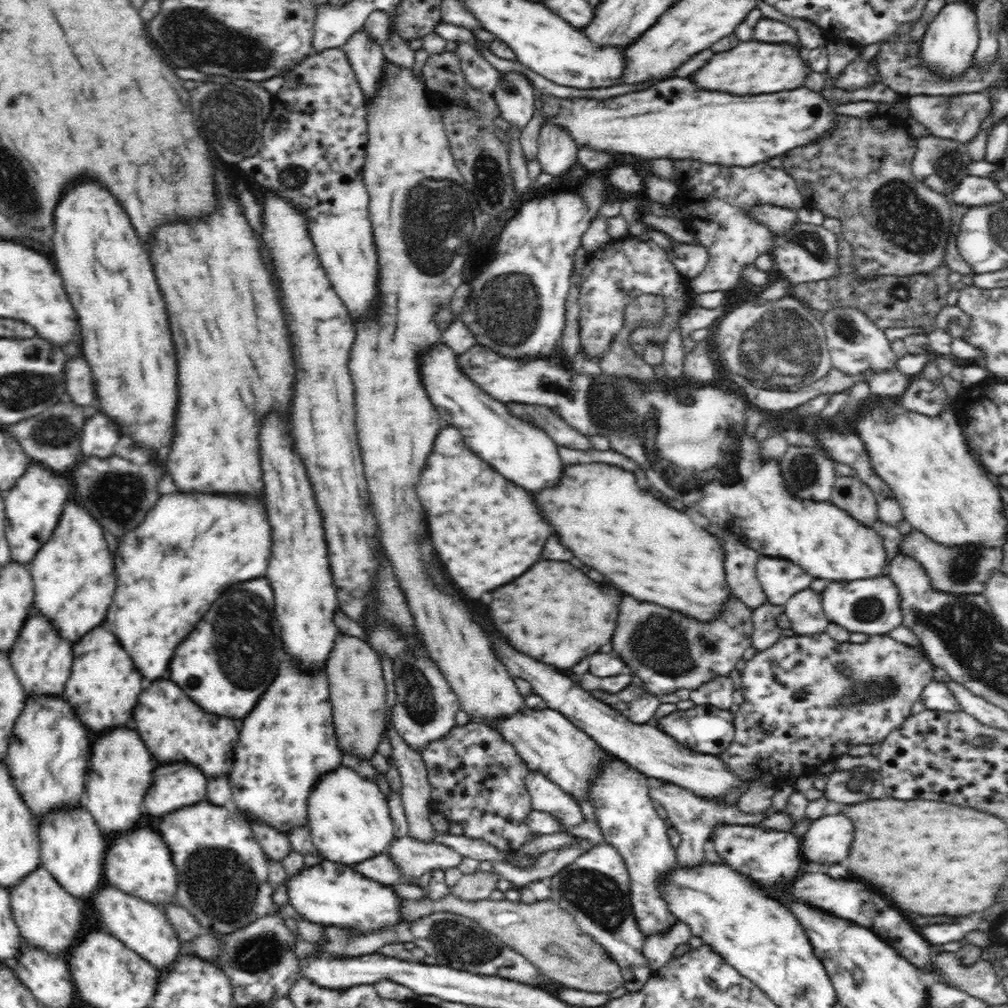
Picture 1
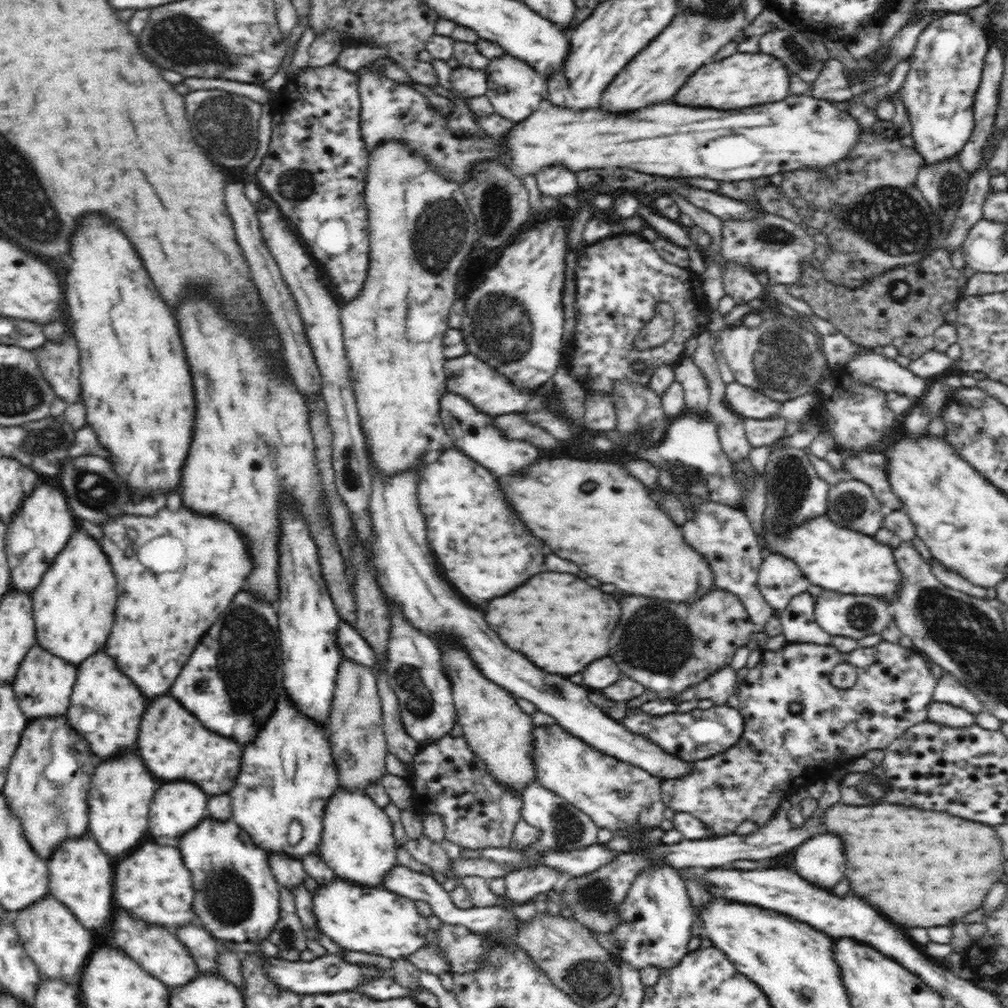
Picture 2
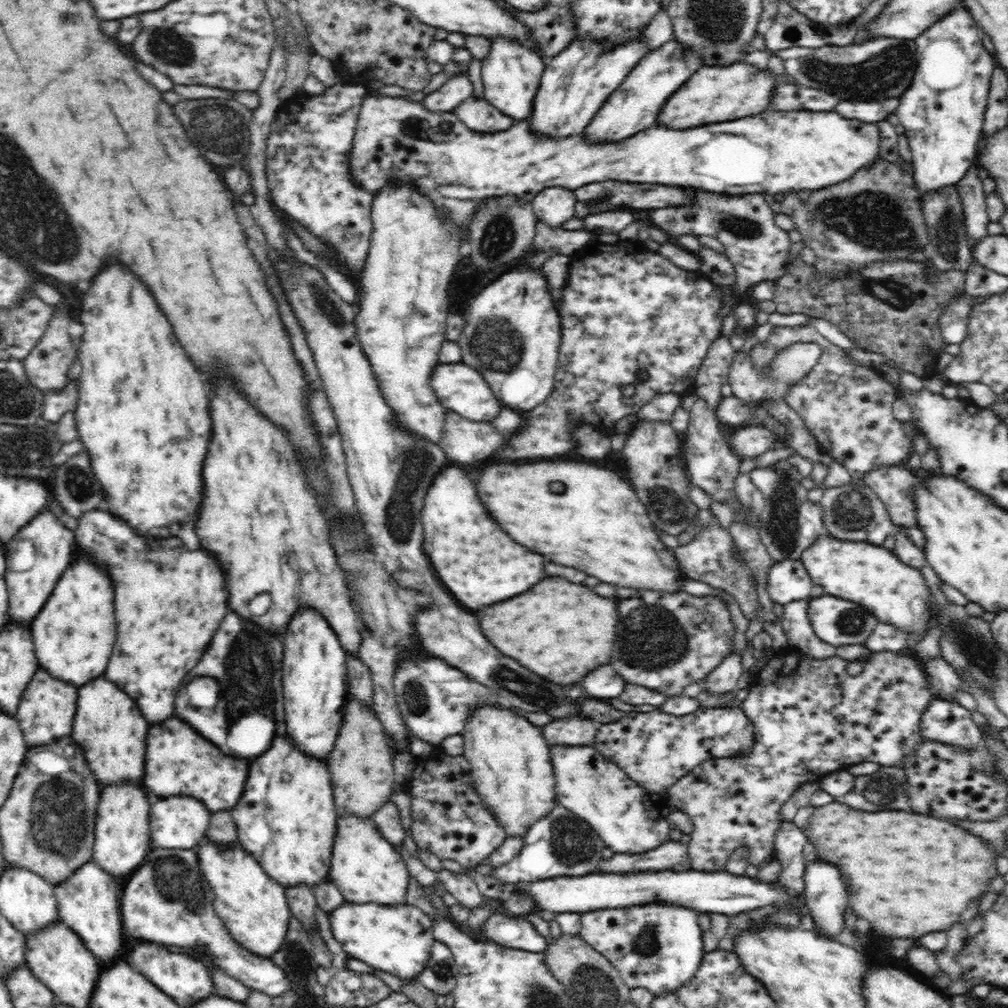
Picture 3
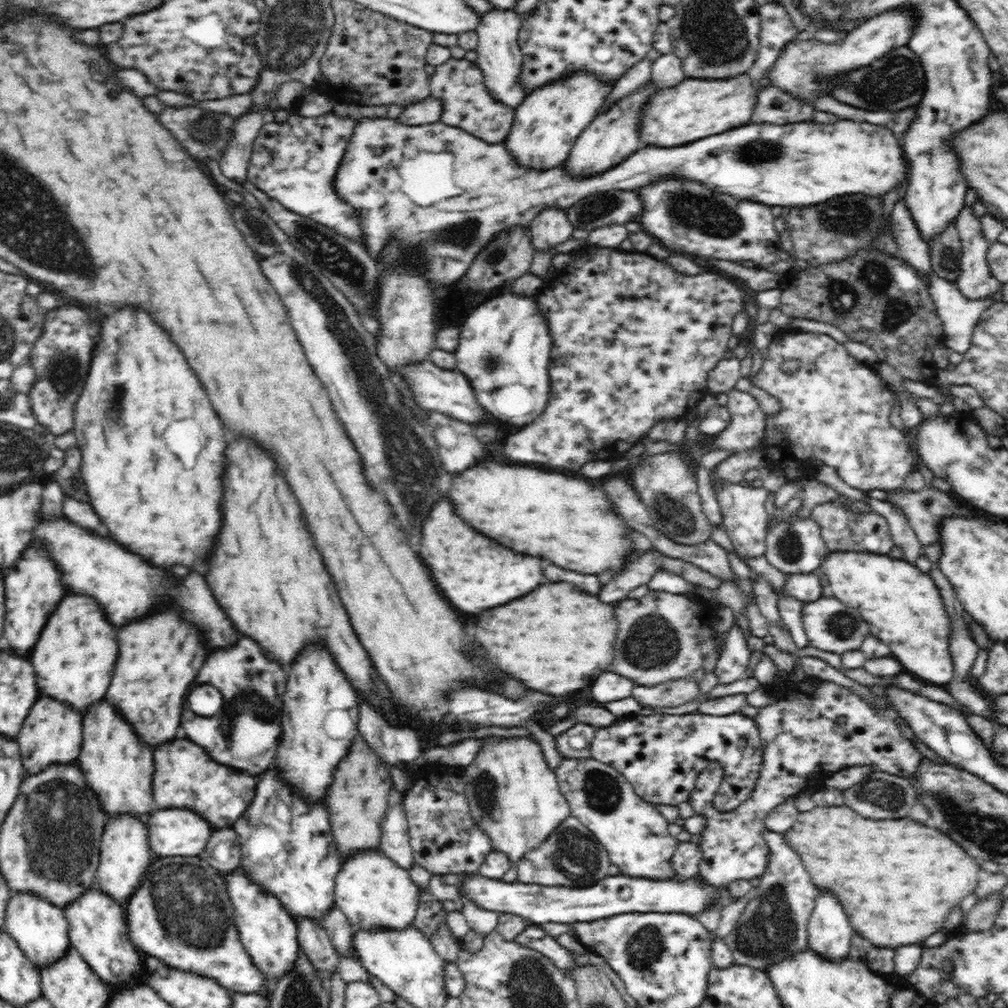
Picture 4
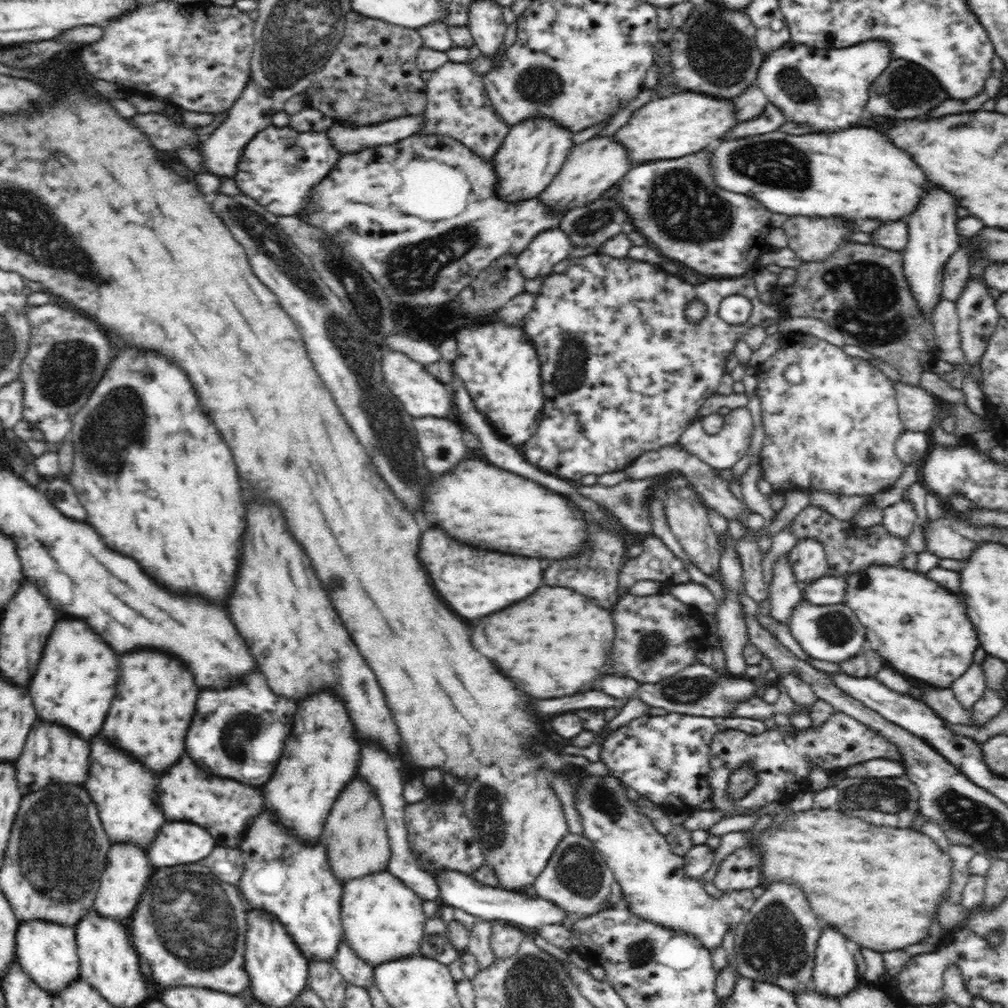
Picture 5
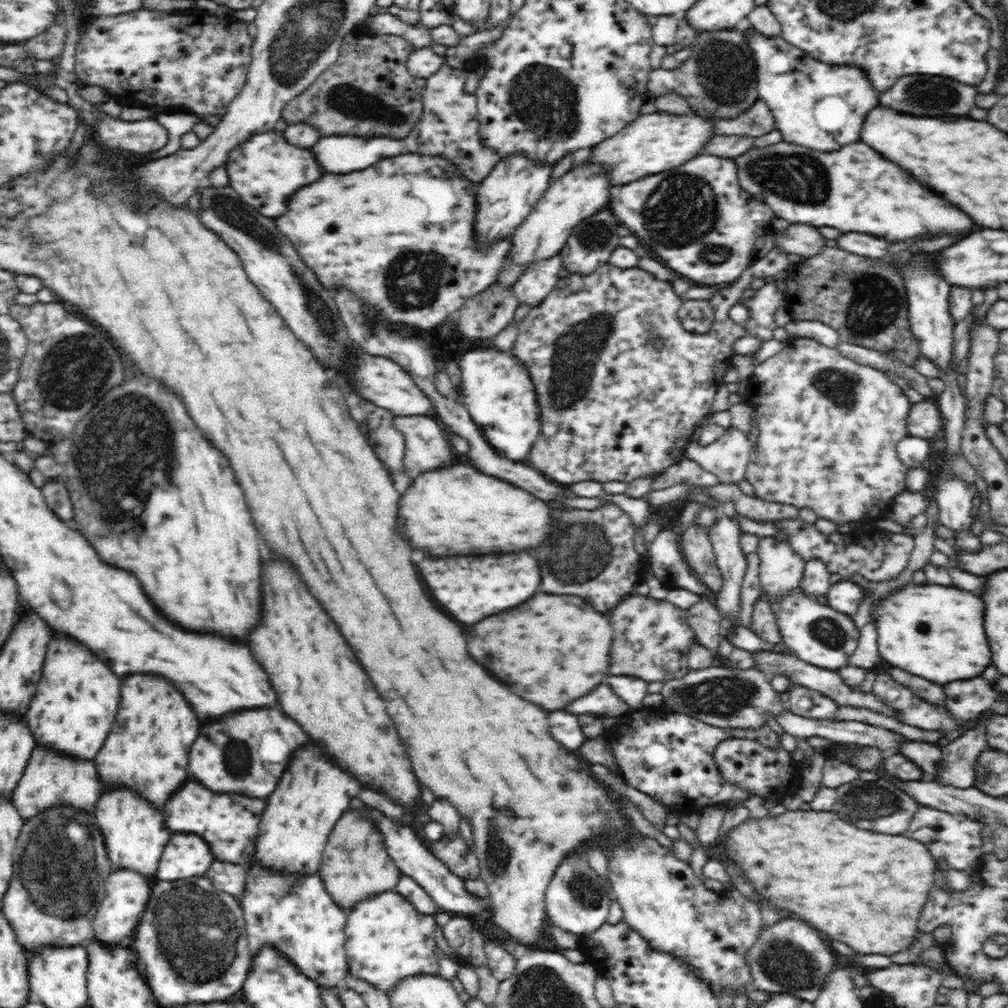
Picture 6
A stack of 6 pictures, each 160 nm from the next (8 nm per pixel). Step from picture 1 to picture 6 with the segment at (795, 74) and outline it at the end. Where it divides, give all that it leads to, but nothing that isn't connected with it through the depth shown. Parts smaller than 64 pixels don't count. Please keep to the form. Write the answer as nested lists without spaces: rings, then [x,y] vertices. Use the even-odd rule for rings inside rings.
[[[662,111],[639,114],[634,122],[630,122],[618,134],[593,147],[588,161],[591,164],[603,164],[603,169],[609,174],[611,188],[616,189],[628,182],[672,170],[692,160],[702,152],[704,143],[713,136],[713,124],[712,118],[698,116],[693,111],[690,115],[670,115]]]

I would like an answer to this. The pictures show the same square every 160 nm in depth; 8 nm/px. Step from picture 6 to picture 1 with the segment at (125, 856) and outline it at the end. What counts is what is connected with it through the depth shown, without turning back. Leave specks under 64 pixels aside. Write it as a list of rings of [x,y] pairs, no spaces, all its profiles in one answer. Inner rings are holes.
[[[96,628],[76,642],[70,676],[66,682],[63,699],[75,710],[76,716],[94,736],[112,728],[120,728],[132,716],[132,710],[142,692],[142,676],[132,666],[132,660],[122,650],[120,642],[106,628]]]

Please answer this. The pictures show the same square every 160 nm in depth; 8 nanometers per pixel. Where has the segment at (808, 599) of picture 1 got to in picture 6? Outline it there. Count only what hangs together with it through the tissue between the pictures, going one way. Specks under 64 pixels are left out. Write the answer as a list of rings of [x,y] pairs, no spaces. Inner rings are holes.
[[[764,537],[754,542],[759,559],[759,580],[764,592],[781,597],[799,587],[806,561],[786,542]]]

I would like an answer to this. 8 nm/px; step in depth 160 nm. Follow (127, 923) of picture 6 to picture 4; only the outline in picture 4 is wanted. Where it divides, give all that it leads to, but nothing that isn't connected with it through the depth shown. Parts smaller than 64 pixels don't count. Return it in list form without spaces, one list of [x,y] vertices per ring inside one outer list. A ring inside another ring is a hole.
[[[131,814],[108,816],[99,848],[101,850],[96,879],[97,888],[104,892],[104,895],[110,895],[114,901],[126,906],[126,902],[140,886],[144,872],[148,870],[148,866],[154,860],[154,854],[150,849],[148,827],[144,818]]]

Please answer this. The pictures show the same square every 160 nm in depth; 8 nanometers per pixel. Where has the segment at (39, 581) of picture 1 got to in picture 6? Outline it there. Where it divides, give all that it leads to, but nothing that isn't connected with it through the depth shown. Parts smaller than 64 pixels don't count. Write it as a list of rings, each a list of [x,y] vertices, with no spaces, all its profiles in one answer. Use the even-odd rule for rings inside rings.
[[[70,638],[54,640],[48,644],[44,674],[27,710],[27,725],[39,748],[45,746],[64,756],[95,760],[112,730],[118,702],[120,678],[102,660]]]

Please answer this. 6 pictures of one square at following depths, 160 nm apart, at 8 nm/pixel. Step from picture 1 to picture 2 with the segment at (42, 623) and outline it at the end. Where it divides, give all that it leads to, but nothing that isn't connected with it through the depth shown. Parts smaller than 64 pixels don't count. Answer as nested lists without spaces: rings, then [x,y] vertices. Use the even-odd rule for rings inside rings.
[[[39,644],[26,654],[22,664],[18,666],[13,691],[19,707],[27,721],[36,718],[52,718],[52,716],[67,716],[70,706],[72,688],[76,682],[77,667],[44,650]]]

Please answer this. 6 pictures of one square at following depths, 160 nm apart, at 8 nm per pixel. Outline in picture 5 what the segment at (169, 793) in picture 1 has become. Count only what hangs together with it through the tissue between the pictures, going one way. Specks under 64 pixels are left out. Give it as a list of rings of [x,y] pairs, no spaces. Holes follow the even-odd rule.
[[[168,820],[162,824],[147,854],[156,870],[202,863],[215,848],[216,840],[196,823]]]

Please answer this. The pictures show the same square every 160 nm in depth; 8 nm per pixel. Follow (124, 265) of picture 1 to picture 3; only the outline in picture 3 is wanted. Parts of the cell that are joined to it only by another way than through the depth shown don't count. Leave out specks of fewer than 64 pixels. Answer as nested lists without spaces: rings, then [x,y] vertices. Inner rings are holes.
[[[112,264],[108,266],[102,274],[96,276],[96,280],[92,282],[90,292],[84,296],[82,300],[82,312],[80,312],[80,320],[84,324],[84,334],[82,334],[82,346],[78,352],[78,399],[77,408],[74,410],[76,416],[76,427],[79,434],[79,440],[84,443],[85,450],[90,457],[91,467],[96,474],[96,478],[100,480],[102,488],[106,488],[106,500],[108,500],[108,512],[122,518],[128,526],[132,526],[136,530],[136,534],[140,536],[156,536],[156,530],[160,528],[170,528],[170,526],[180,526],[182,522],[196,522],[194,516],[198,516],[200,510],[200,500],[204,496],[204,484],[202,484],[202,466],[204,466],[204,458],[208,452],[208,444],[210,444],[210,434],[212,434],[212,420],[210,420],[210,396],[208,388],[204,384],[202,374],[194,368],[194,364],[190,362],[190,358],[186,356],[184,348],[178,344],[170,322],[164,318],[164,314],[158,310],[158,304],[154,302],[154,298],[150,296],[150,292],[146,290],[146,286],[134,278],[134,274],[128,274],[128,268]]]

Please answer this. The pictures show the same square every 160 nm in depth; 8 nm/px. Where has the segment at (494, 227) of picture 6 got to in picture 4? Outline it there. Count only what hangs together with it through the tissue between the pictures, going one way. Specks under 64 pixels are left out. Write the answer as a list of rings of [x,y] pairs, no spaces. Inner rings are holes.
[[[576,70],[560,80],[536,88],[515,108],[504,146],[520,166],[548,170],[565,162],[576,139],[586,130],[604,104],[614,82],[604,82],[587,70]]]

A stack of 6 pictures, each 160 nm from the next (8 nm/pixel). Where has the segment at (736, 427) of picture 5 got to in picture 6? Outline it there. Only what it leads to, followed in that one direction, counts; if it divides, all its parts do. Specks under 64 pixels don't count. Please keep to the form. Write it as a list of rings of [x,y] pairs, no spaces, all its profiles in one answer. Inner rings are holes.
[[[730,426],[710,444],[702,445],[698,440],[690,442],[684,456],[717,476],[720,484],[738,484],[745,480],[745,470],[753,449],[747,437],[741,430]]]

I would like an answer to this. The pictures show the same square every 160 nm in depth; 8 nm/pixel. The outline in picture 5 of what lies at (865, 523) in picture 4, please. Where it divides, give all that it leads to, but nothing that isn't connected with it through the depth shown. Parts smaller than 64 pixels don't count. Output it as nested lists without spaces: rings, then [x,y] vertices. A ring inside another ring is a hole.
[[[818,506],[804,508],[786,527],[797,541],[804,538],[817,540],[824,547],[827,563],[838,576],[856,574],[868,566],[902,566],[904,556],[910,552],[908,541],[890,534],[883,524],[862,528],[852,521],[840,521]]]

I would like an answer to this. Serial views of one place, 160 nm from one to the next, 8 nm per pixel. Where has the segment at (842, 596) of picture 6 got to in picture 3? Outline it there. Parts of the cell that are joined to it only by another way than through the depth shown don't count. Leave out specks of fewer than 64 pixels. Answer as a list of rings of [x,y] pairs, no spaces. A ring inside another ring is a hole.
[[[778,560],[768,570],[766,591],[774,603],[809,600],[815,585],[801,560]]]

